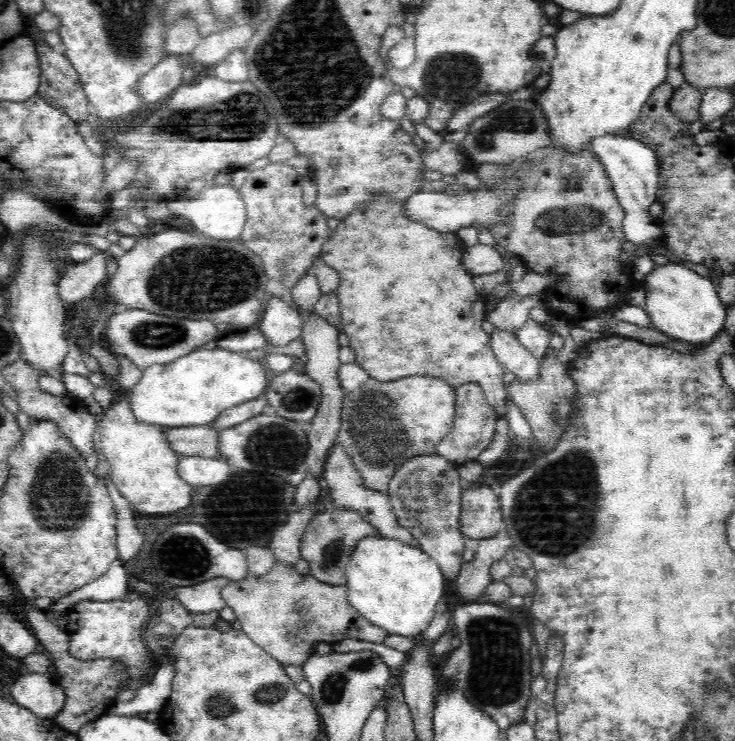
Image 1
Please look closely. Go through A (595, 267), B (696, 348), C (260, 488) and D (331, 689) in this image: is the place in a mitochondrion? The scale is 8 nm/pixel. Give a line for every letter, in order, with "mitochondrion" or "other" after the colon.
A: other
B: other
C: mitochondrion
D: mitochondrion

